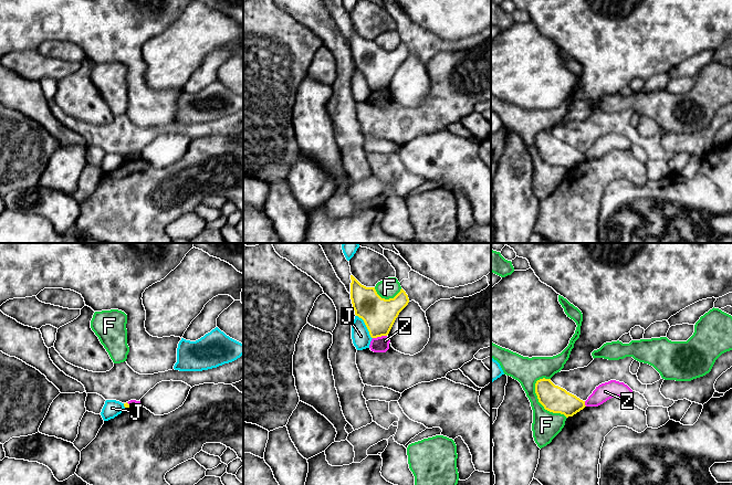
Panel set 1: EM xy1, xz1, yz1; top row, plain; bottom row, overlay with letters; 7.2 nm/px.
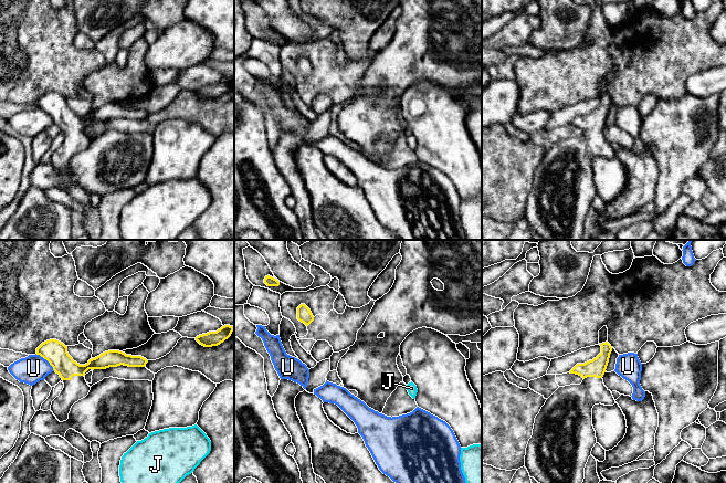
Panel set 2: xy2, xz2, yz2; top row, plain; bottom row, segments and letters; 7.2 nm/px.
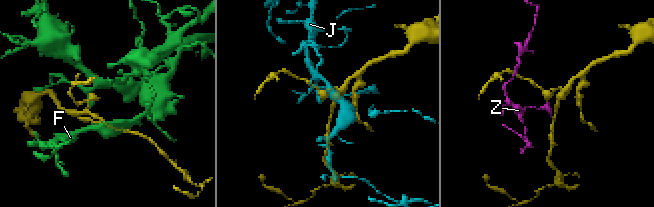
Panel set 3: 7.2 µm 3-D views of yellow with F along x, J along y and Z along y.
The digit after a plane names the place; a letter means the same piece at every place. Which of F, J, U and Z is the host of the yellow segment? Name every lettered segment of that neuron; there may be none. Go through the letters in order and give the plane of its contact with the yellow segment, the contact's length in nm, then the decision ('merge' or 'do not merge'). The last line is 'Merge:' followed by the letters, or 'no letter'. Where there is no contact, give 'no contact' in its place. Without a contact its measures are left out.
F: contact in yz1; length 360 nm; do not merge
J: contact in xz1; length 200 nm; do not merge
U: contact in xy2; length 190 nm; do not merge
Z: contact in xz1; length 110 nm; do not merge
Merge: no letter

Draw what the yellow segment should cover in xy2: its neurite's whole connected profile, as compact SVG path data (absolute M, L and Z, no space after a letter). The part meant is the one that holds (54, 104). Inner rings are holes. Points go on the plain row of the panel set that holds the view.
M56 92L42 95L36 101L36 107L46 112L63 133L64 140L51 157L51 164L60 175L66 174L72 158L88 147L91 139L84 129L88 122L106 122L120 117L145 119L148 115L141 108L126 107L119 103L108 103L90 112L87 116L80 117L69 107L67 98Z

